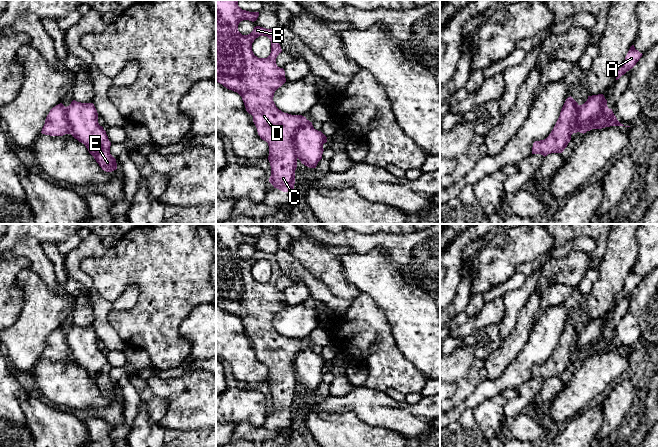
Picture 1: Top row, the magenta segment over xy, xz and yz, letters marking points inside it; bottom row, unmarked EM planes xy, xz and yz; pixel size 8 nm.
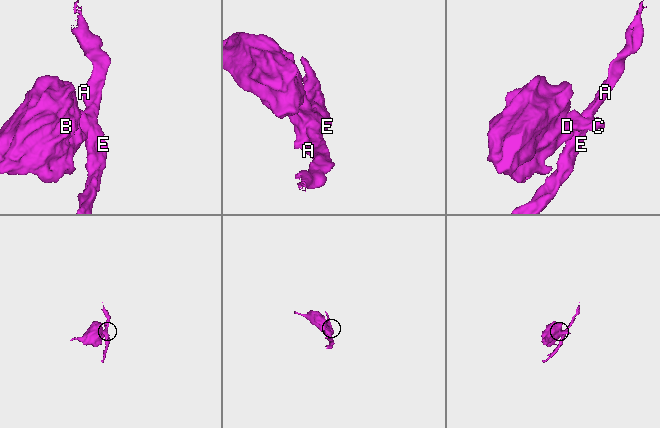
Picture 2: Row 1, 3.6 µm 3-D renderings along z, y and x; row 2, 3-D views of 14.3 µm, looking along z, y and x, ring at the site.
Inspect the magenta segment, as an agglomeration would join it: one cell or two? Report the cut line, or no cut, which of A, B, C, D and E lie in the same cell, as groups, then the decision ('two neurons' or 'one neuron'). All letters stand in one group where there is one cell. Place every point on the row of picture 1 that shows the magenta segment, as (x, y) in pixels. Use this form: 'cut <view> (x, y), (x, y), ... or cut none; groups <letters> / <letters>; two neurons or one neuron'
cut xz (306, 119), (294, 136), (296, 157); groups A E / B C D; two neurons

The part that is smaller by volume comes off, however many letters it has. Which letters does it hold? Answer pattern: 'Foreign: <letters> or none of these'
Foreign: A, E

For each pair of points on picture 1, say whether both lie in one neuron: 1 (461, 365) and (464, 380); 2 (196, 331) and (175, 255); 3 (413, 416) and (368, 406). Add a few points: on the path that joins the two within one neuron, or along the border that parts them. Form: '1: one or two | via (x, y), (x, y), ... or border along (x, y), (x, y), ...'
1: one | via (461, 369), (464, 376)
2: two | border along (205, 302), (198, 305), (182, 321), (180, 333)
3: one | via (402, 416), (395, 416), (379, 409)

